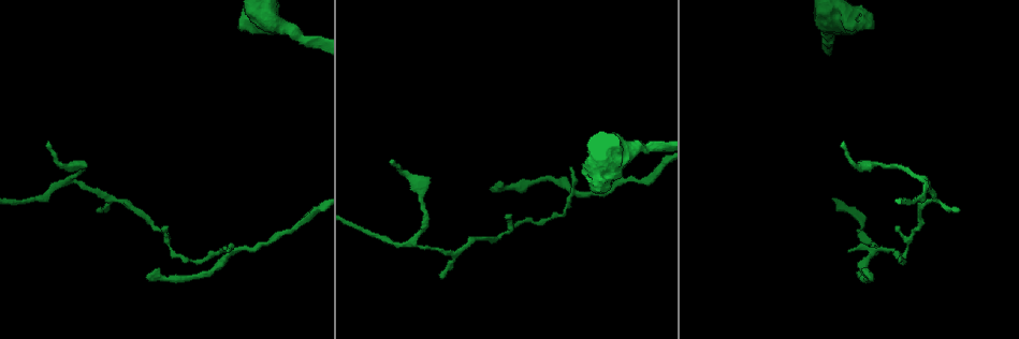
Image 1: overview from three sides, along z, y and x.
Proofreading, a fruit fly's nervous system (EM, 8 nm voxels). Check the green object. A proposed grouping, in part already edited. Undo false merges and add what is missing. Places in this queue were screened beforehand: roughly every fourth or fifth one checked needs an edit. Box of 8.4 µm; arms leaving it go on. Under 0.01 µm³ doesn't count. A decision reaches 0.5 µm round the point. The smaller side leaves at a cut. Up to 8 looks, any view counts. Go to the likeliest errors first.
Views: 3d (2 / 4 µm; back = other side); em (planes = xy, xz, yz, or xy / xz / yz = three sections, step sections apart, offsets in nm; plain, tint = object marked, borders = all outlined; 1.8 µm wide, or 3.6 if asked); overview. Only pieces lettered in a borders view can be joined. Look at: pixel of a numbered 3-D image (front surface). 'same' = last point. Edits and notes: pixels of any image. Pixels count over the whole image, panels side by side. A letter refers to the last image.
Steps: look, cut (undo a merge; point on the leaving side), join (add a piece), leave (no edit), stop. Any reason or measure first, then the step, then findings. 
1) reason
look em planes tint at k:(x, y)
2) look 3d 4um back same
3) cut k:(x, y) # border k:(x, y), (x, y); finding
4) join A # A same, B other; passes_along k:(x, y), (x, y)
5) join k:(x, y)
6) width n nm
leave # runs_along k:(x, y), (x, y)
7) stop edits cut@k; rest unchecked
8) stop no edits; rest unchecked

tapers out
look 3d 4um at 1:(868, 275)

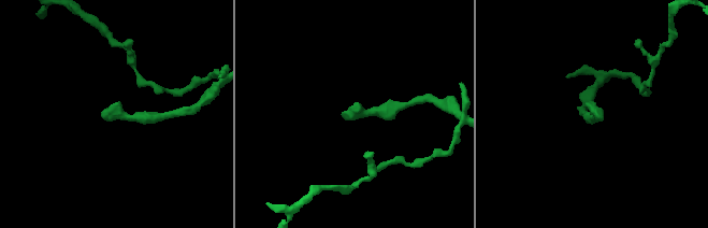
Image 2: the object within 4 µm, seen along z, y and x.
look em planes borders at 2:(103, 113)

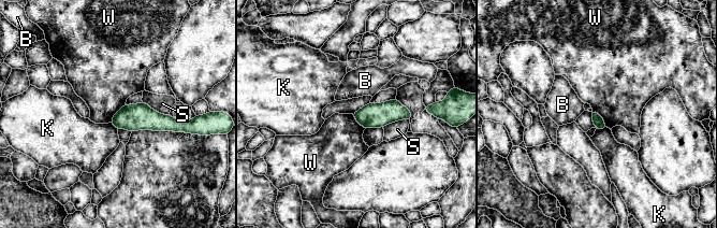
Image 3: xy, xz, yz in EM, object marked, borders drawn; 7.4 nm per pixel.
leave # B other, K other, S other, W other; border 3:(126, 104), (114, 114), (110, 122); none of them fits

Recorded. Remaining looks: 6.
sharp bend
look 3d 2um at 1:(232, 251)

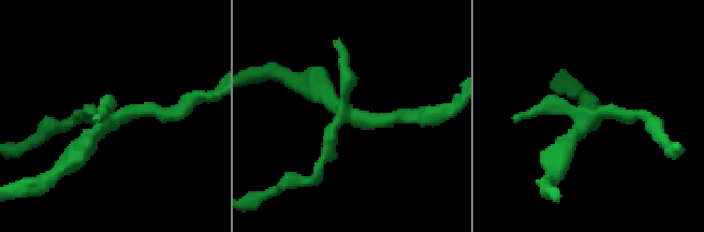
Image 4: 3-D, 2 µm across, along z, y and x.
now the EM
look em yz step 16 tint at 4:(344, 114)

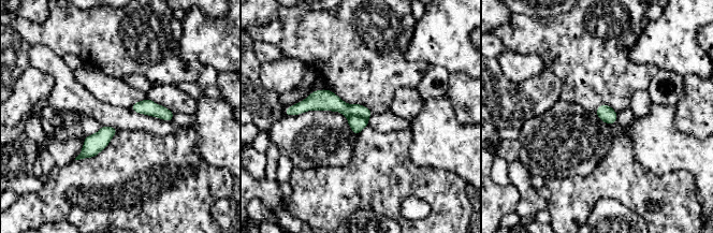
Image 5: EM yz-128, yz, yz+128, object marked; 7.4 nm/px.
look em planes borders same

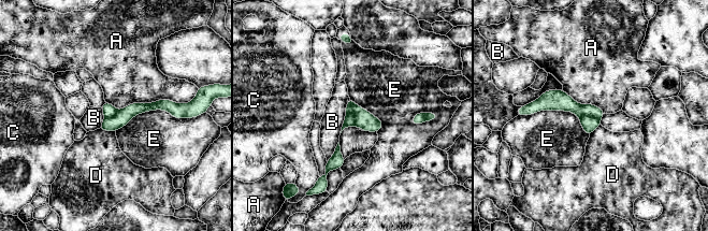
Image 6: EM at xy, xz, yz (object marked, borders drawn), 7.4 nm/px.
width 150 nm
cut 6:(560, 100) # A other, B other, C other, D other, E other; a second neuron is stuck on

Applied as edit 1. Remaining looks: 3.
stop edits cut@6; rest unchecked

